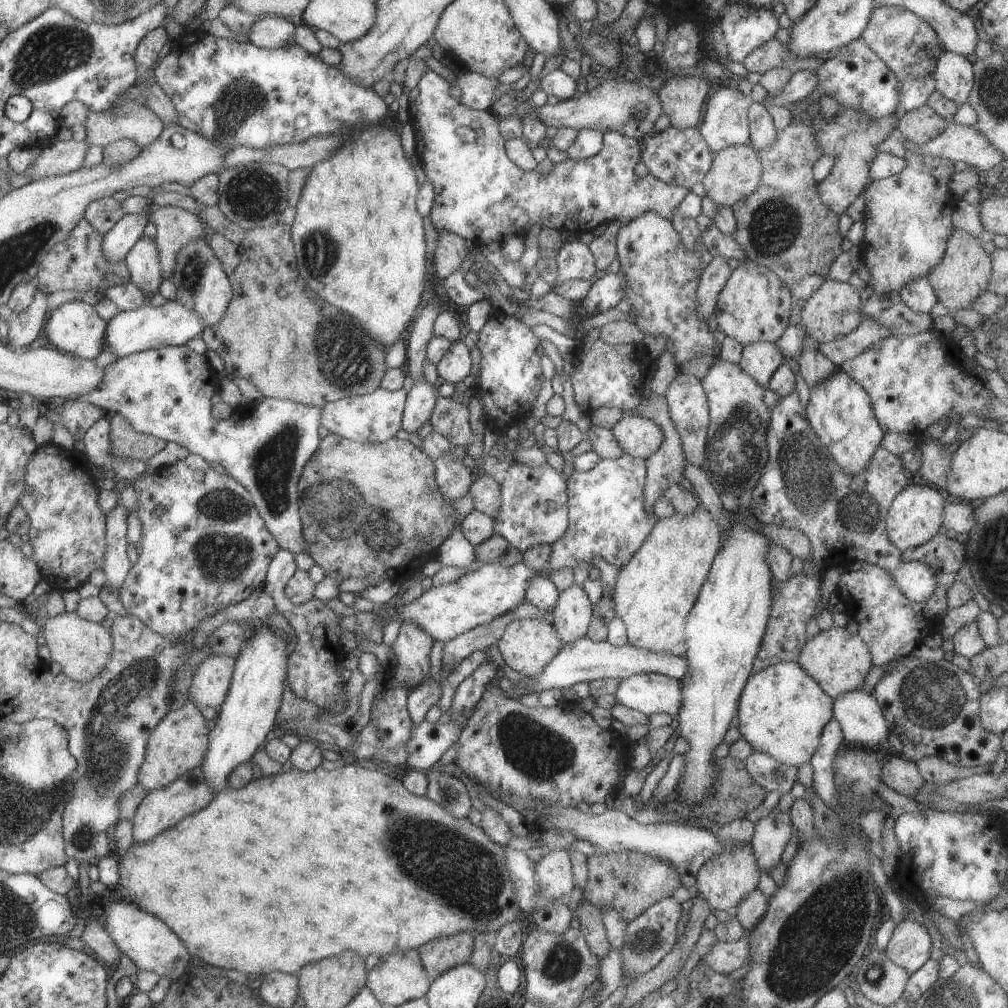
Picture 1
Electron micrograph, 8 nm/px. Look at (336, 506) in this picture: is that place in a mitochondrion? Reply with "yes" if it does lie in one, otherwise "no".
yes

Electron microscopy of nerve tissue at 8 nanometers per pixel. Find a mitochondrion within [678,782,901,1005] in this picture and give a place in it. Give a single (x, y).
(873, 972)

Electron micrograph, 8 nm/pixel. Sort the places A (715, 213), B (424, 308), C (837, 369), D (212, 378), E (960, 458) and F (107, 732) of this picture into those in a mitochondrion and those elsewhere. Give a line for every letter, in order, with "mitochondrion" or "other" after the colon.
A: other
B: other
C: other
D: other
E: other
F: mitochondrion

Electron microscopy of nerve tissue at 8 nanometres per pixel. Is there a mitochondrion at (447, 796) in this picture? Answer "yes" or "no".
no

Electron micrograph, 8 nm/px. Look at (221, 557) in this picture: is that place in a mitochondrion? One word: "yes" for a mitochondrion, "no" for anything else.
yes

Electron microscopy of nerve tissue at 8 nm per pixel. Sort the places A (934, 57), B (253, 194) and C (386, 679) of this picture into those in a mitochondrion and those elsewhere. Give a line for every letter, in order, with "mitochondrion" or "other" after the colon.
A: other
B: mitochondrion
C: other

